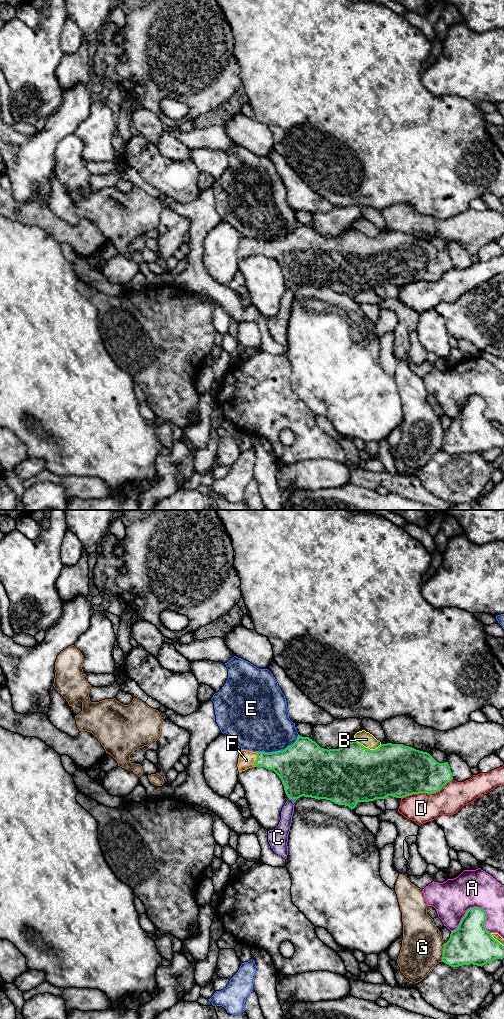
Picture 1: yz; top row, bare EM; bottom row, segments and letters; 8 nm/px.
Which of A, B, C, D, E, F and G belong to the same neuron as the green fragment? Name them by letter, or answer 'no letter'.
F

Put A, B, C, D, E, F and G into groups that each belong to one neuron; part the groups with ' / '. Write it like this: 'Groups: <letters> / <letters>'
Groups: A / B / C / D / E / F / G

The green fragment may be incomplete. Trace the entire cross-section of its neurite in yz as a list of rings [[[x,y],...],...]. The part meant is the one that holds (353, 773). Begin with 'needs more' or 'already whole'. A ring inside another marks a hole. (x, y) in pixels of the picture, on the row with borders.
needs more; [[[300,735],[293,745],[288,746],[283,751],[265,753],[241,749],[237,767],[239,772],[252,767],[264,767],[273,770],[281,779],[289,799],[295,800],[302,796],[318,800],[326,799],[338,805],[348,806],[351,809],[354,809],[358,802],[385,799],[388,796],[403,798],[412,794],[436,793],[453,779],[448,762],[439,763],[429,753],[403,744],[381,744],[377,749],[370,750],[357,741],[352,741],[339,749],[328,750],[321,748],[309,737]]]

